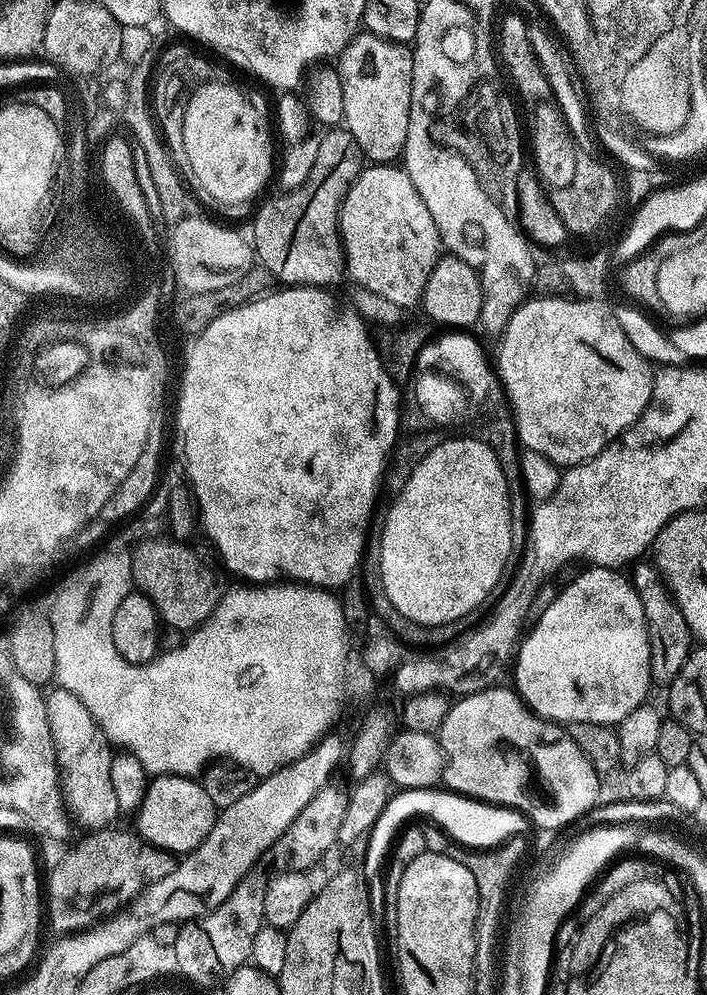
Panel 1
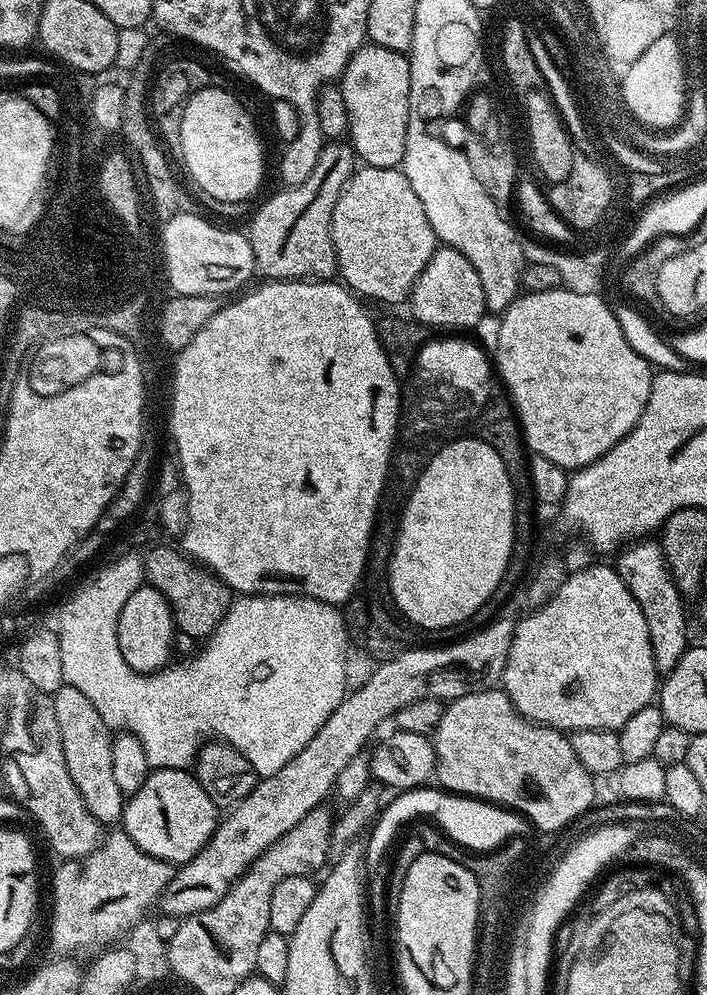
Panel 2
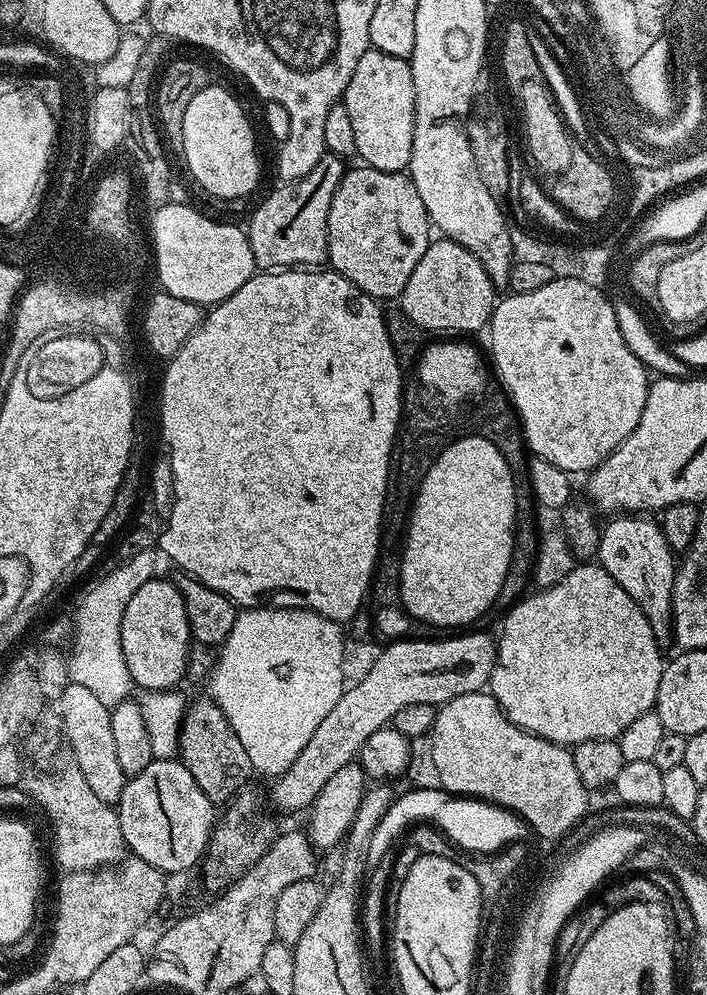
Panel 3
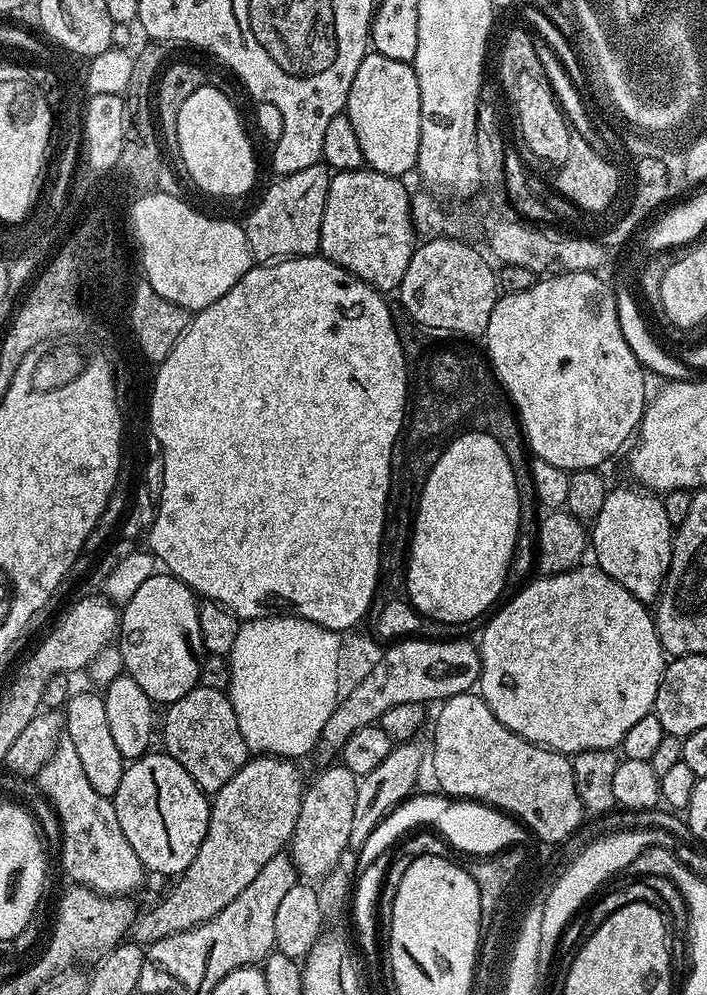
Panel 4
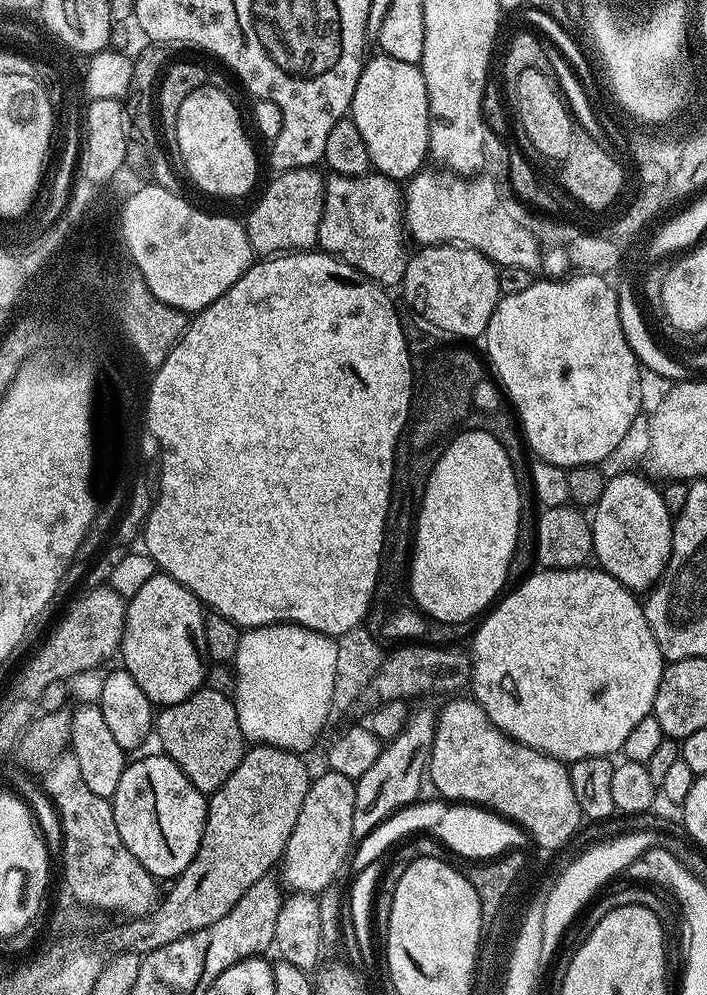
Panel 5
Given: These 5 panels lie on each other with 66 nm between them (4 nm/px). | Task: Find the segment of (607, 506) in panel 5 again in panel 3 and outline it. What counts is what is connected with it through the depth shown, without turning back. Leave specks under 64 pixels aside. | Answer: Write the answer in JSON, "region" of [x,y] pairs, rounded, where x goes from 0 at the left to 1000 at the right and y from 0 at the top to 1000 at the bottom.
{"region":[[[871,517],[864,520],[860,528],[857,526],[849,531],[849,551],[846,556],[846,566],[850,571],[902,605],[902,613],[914,617],[919,625],[919,633],[925,633],[928,646],[935,649],[949,648],[953,640],[950,637],[950,594],[953,593],[953,581],[959,570],[958,560],[943,541],[938,537],[935,528],[926,522],[911,517]]]}

